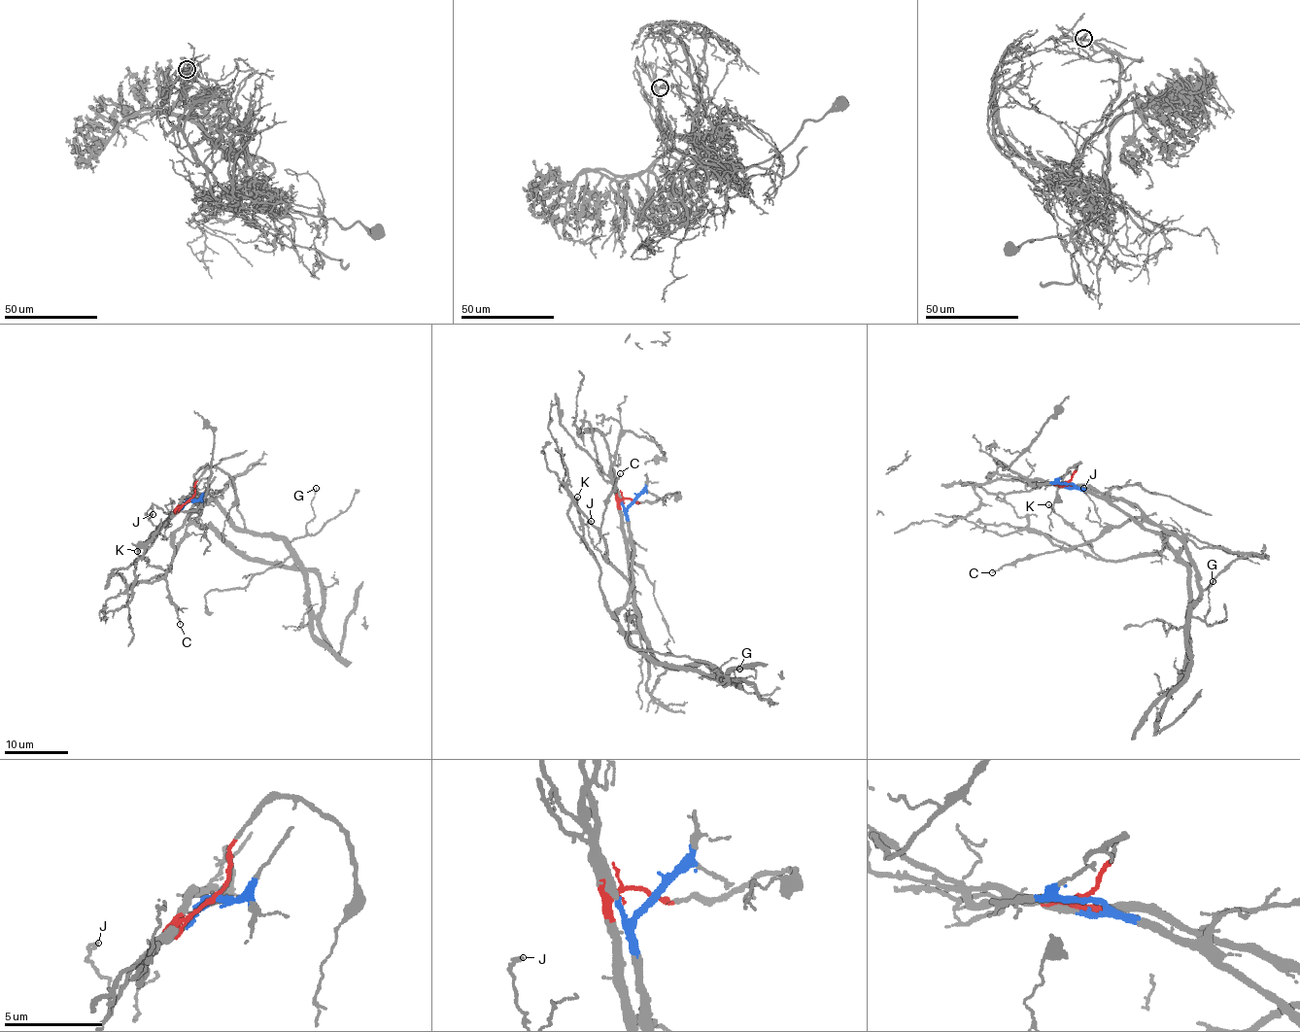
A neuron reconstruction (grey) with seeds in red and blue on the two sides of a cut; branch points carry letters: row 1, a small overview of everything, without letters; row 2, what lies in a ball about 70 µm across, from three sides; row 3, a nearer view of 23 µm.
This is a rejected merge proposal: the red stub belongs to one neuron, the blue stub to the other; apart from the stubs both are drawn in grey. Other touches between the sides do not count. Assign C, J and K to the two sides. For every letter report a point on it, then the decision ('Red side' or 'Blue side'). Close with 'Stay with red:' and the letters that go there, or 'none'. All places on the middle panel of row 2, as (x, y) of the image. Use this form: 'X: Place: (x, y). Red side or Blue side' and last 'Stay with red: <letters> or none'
C: Place: (620, 473). Red side
J: Place: (591, 521). Red side
K: Place: (577, 497). Blue side
Stay with red: C, J

